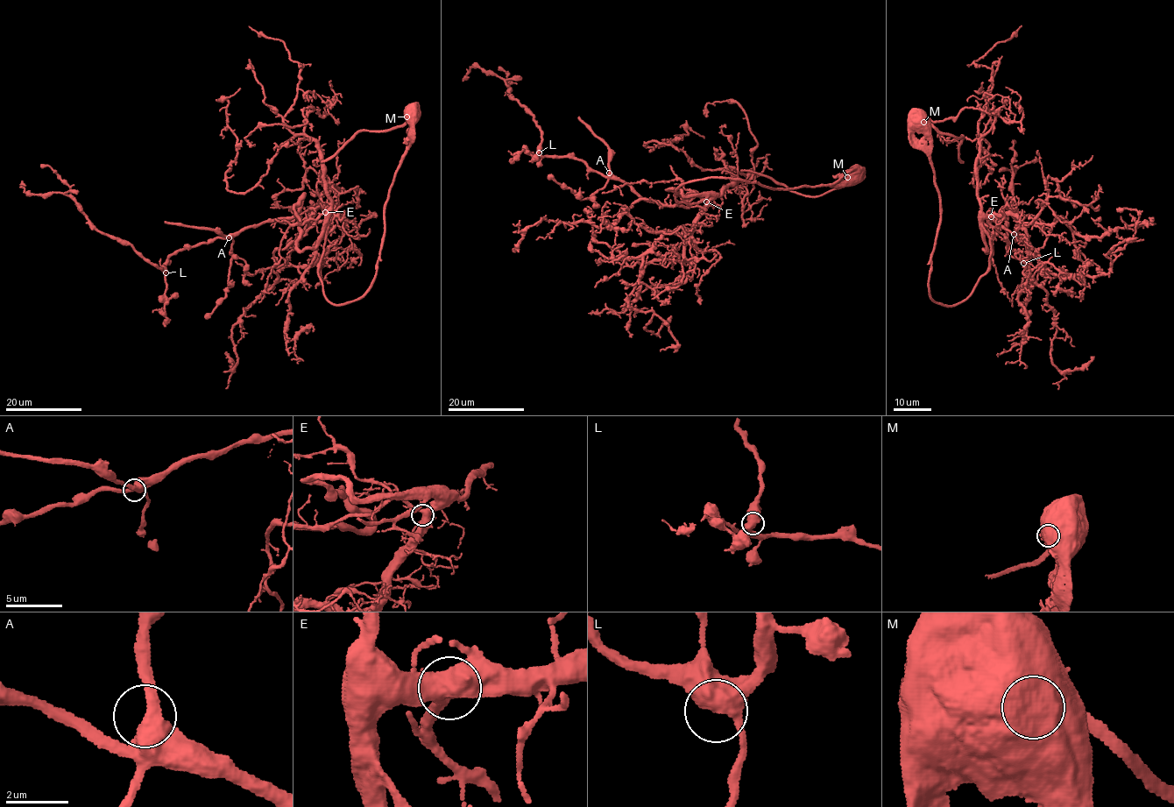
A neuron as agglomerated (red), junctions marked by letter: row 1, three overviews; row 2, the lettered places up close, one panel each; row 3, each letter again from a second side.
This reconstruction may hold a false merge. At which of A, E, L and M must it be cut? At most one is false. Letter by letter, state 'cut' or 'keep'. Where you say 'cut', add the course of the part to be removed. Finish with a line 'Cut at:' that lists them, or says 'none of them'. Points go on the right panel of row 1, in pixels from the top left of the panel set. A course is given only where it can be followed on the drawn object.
A: keep
E: keep
L: keep
M: cut; foreign part runs (923, 123), (952, 136), (964, 136), (958, 154), (963, 163)
Cut at: M

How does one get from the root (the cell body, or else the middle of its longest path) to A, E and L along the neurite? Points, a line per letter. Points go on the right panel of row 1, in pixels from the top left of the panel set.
A: (918, 120), (941, 210), (931, 299), (971, 294), (988, 266), (983, 229), (988, 251), (1010, 199), (1014, 234)
E: (918, 120), (941, 210), (929, 286), (935, 301), (960, 302), (986, 270), (991, 248), (982, 219), (991, 216)
L: (918, 120), (941, 210), (931, 299), (971, 294), (988, 266), (983, 229), (988, 251), (1010, 199), (1023, 263)

